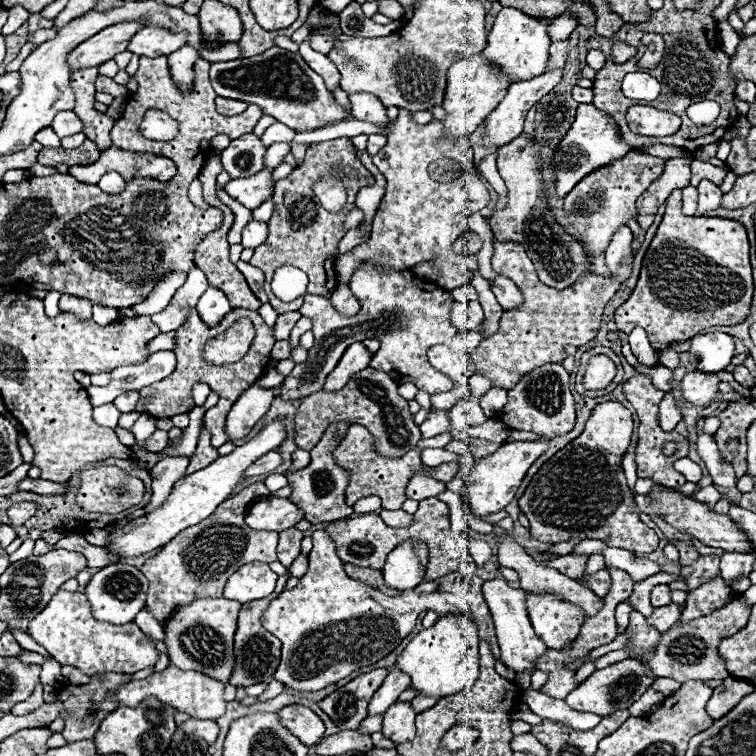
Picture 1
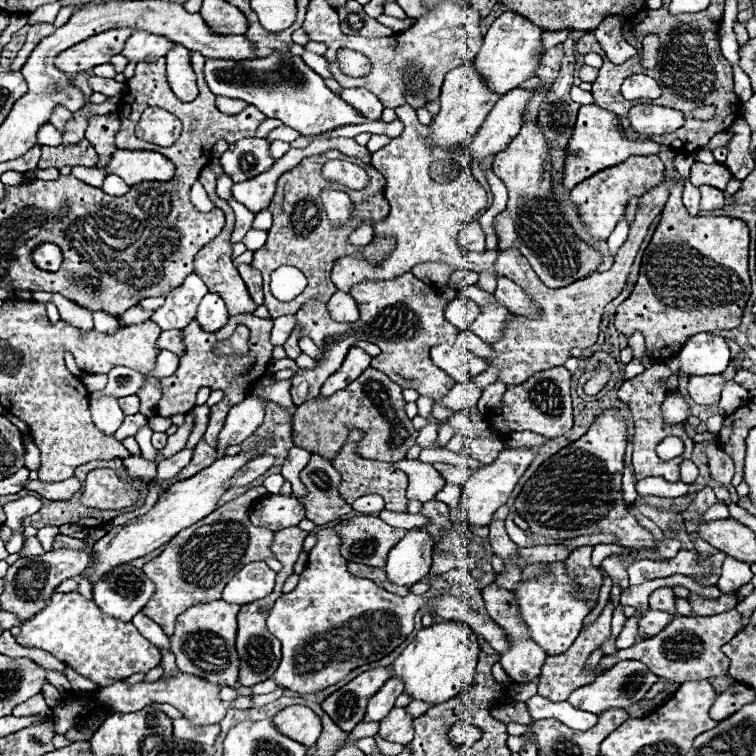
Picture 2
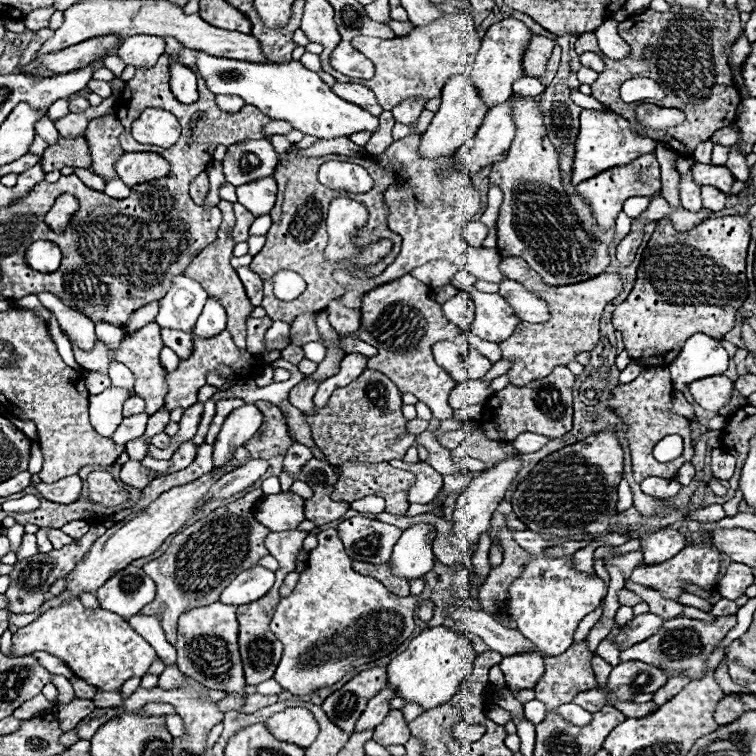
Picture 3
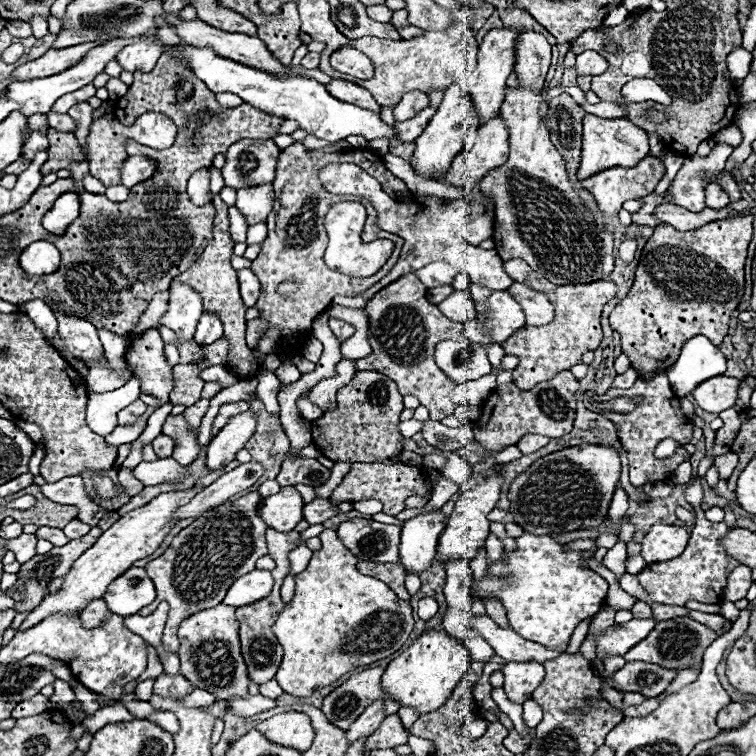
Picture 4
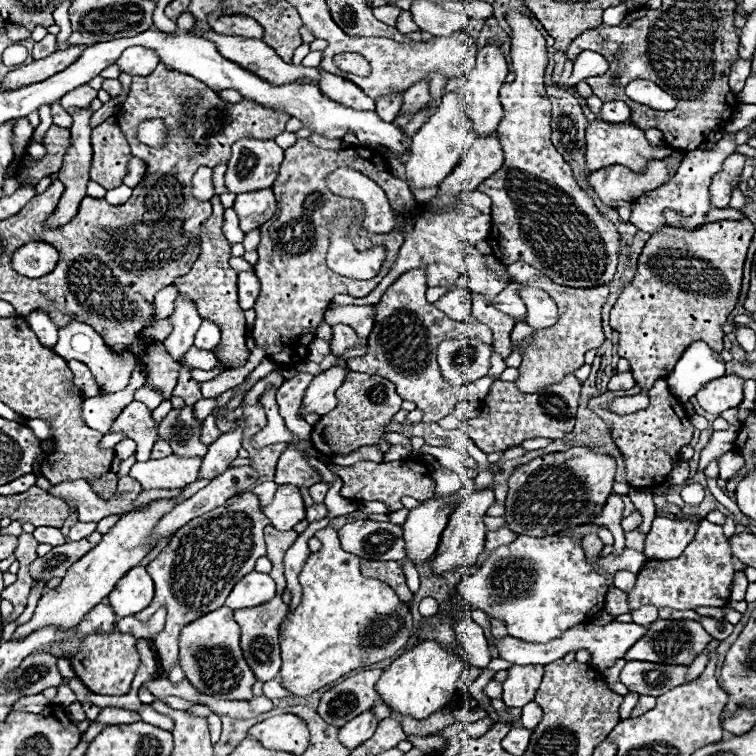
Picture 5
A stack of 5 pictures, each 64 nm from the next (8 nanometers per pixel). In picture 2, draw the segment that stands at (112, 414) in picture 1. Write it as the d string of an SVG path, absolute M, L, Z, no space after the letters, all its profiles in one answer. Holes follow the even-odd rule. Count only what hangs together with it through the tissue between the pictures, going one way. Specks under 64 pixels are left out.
M112 396L92 400L90 412L92 412L92 422L96 424L96 428L108 436L112 436L124 420L124 414L118 406L118 398L112 398Z

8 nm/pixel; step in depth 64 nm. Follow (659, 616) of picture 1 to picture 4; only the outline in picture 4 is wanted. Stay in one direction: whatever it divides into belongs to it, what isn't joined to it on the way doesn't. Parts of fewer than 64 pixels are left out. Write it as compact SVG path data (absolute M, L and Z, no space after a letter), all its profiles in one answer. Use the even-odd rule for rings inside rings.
M630 620L626 624L612 624L596 636L596 660L604 662L608 656L624 656L626 650L644 640L656 620Z

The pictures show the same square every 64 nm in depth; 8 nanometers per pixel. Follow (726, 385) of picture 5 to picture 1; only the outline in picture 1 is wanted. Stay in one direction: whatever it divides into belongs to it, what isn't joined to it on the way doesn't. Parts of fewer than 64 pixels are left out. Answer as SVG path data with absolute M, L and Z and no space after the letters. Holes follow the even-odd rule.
M688 372L682 380L682 394L688 402L696 406L708 406L718 396L718 384L720 378L714 374L700 374L700 372Z

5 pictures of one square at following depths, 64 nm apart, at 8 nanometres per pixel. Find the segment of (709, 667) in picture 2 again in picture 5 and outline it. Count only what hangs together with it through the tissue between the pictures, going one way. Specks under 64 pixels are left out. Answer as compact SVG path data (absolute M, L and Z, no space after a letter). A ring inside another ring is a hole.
M656 620L650 624L648 634L640 638L624 654L624 660L640 660L640 662L660 662L660 664L690 664L694 658L708 646L712 636L702 628L700 622L694 620Z

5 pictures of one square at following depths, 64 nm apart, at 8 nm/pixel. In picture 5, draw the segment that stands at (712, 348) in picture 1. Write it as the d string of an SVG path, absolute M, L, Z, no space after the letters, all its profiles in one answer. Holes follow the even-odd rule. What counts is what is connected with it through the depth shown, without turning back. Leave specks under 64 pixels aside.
M692 342L692 346L688 346L684 352L684 358L678 360L670 374L670 392L686 404L708 382L724 374L722 356L710 350L710 346L704 342Z

